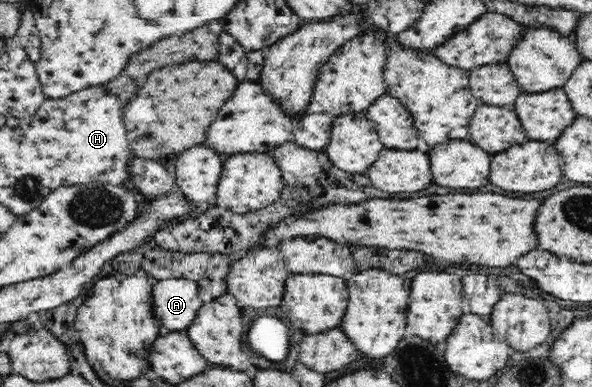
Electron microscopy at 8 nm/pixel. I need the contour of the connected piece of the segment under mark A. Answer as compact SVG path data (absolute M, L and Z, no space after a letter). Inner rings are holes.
M162 279L152 288L152 316L171 332L188 329L202 307L195 281L190 279Z

